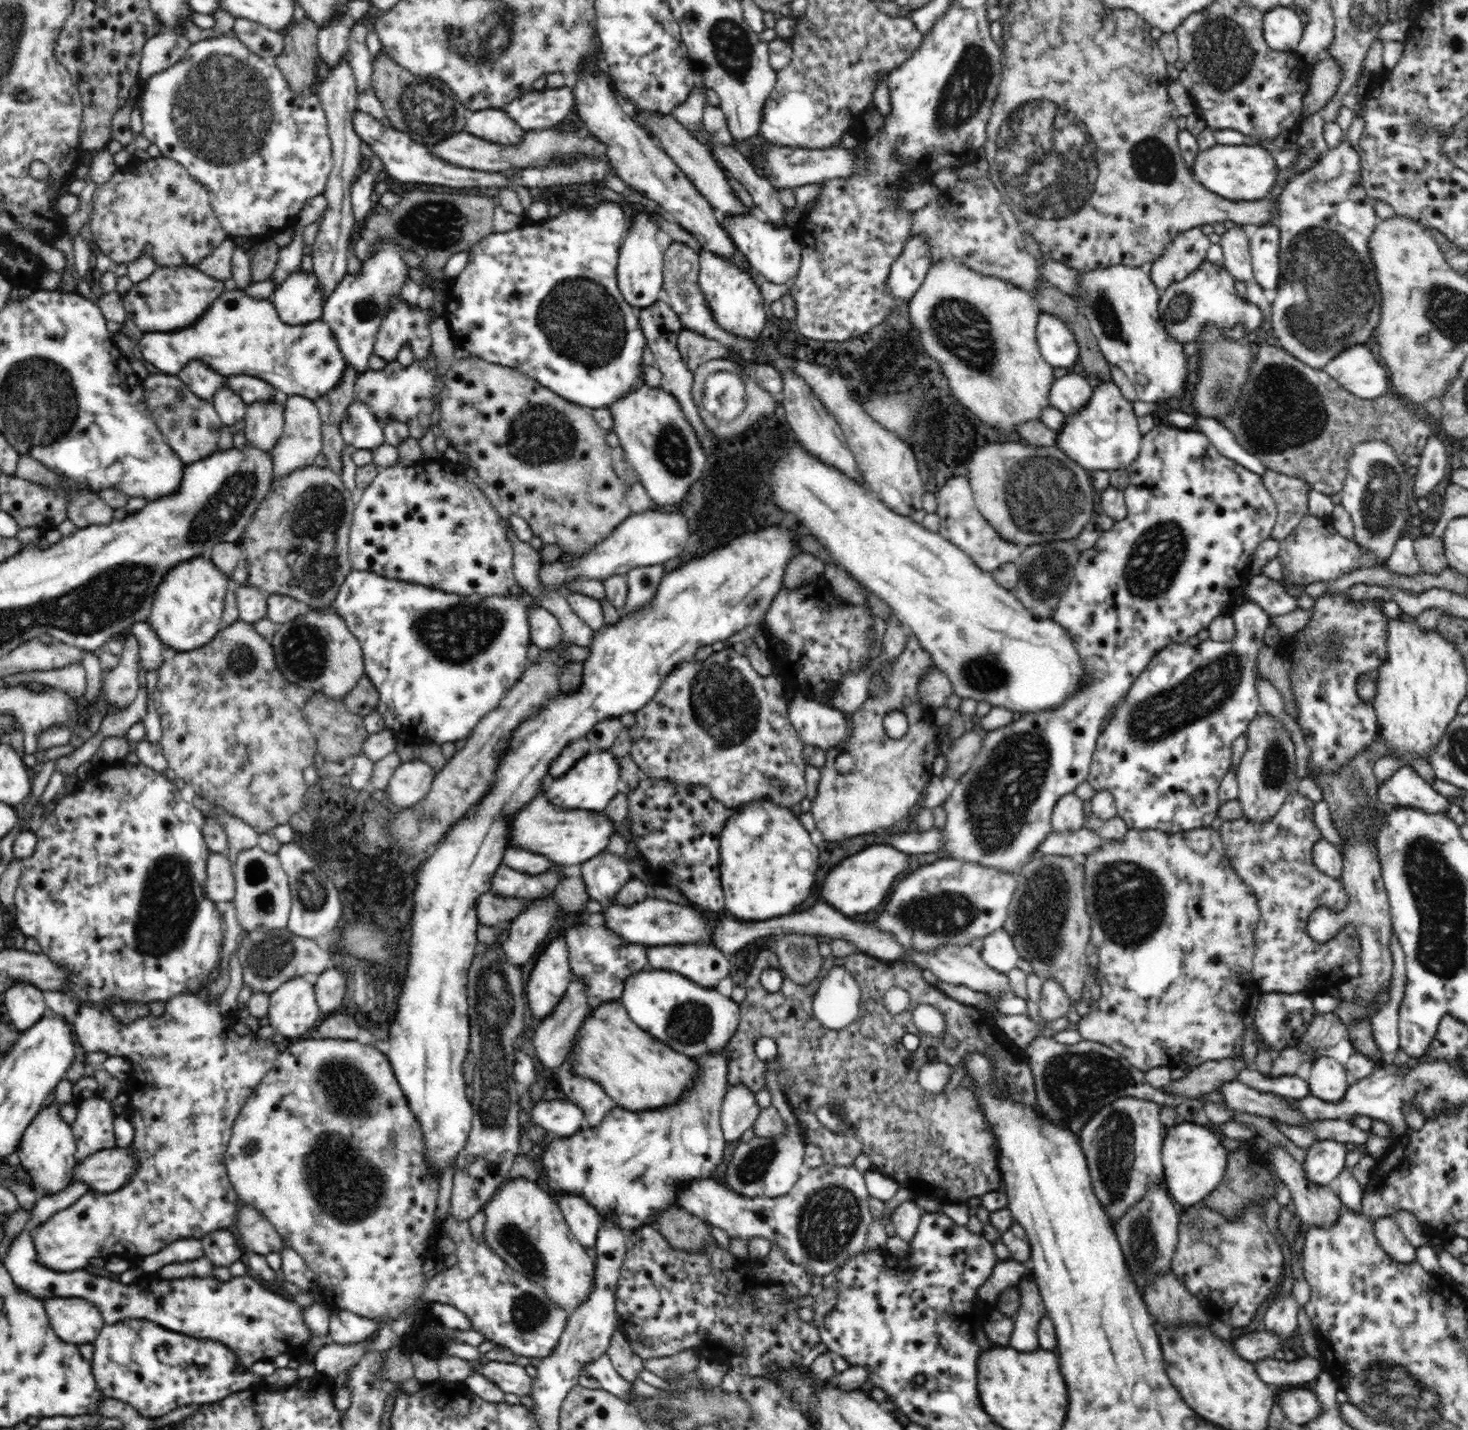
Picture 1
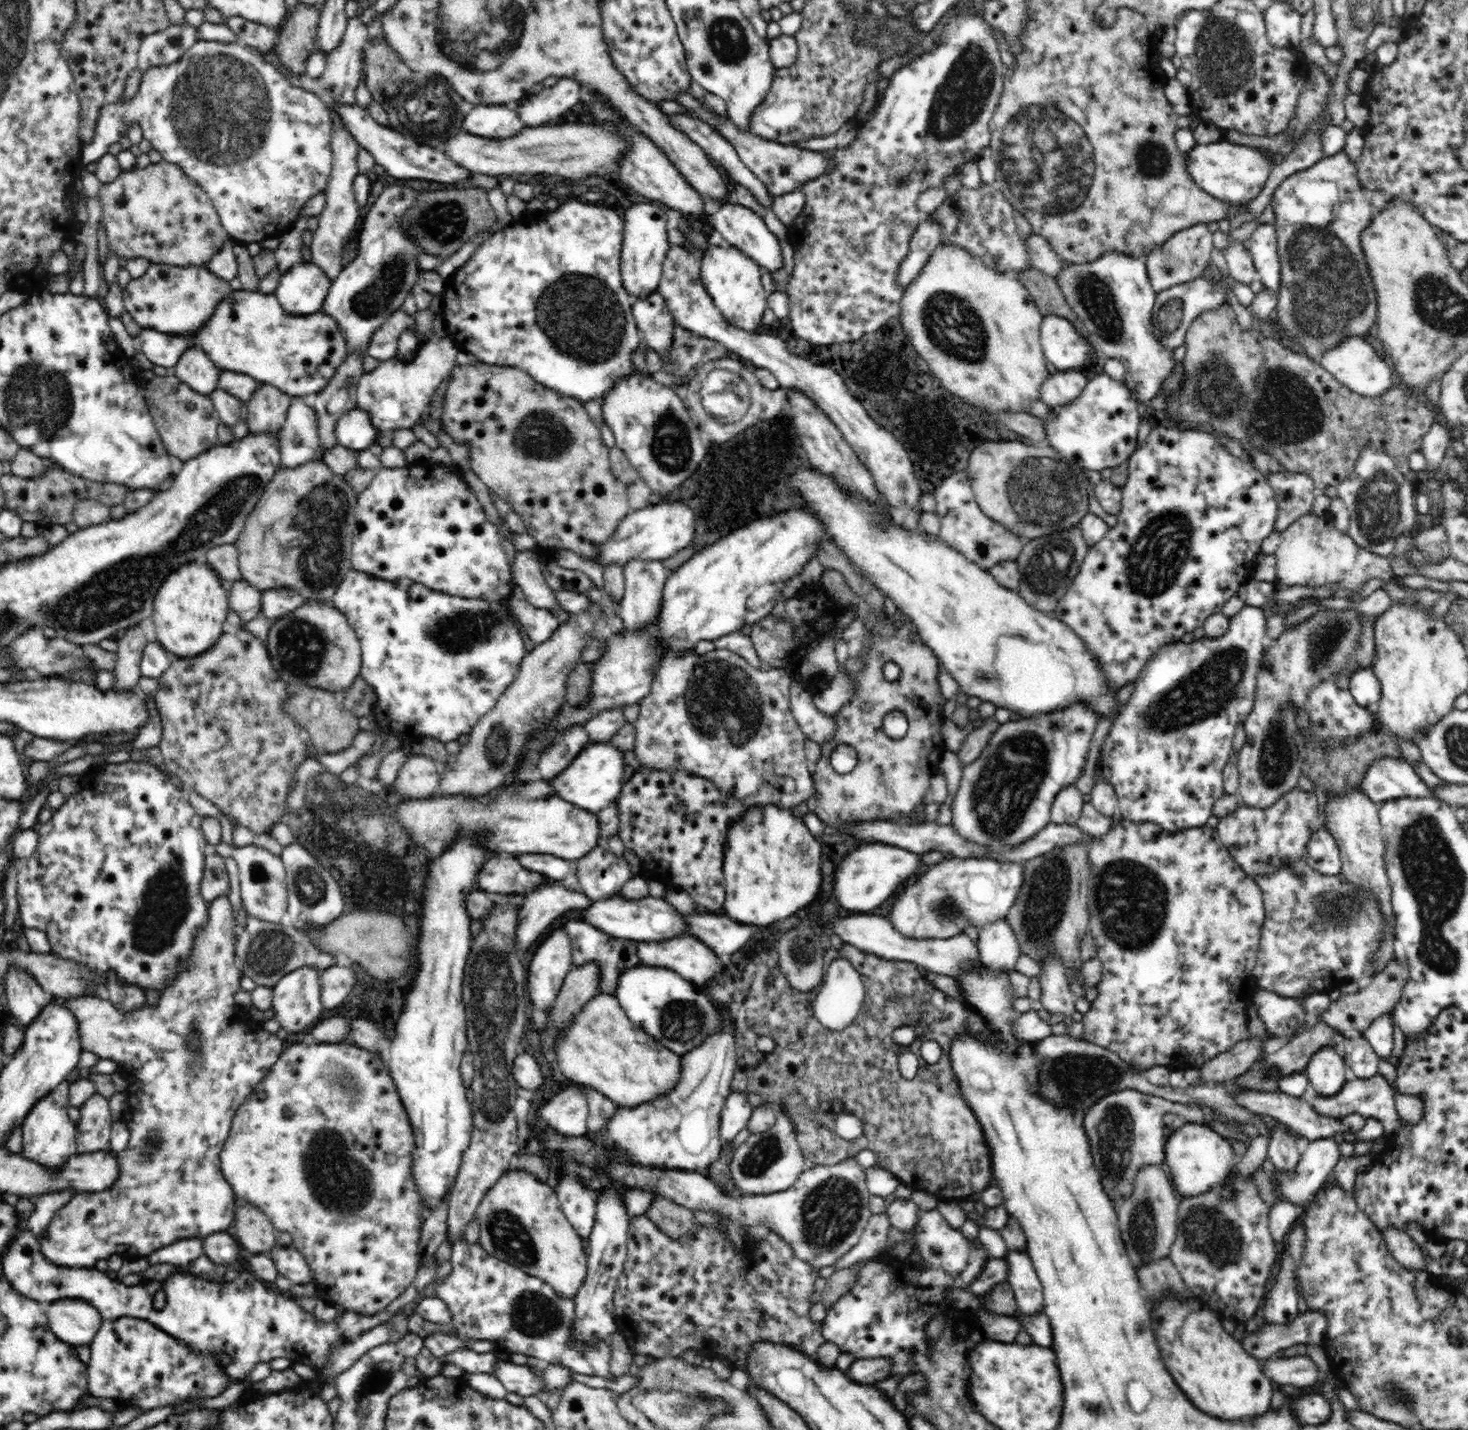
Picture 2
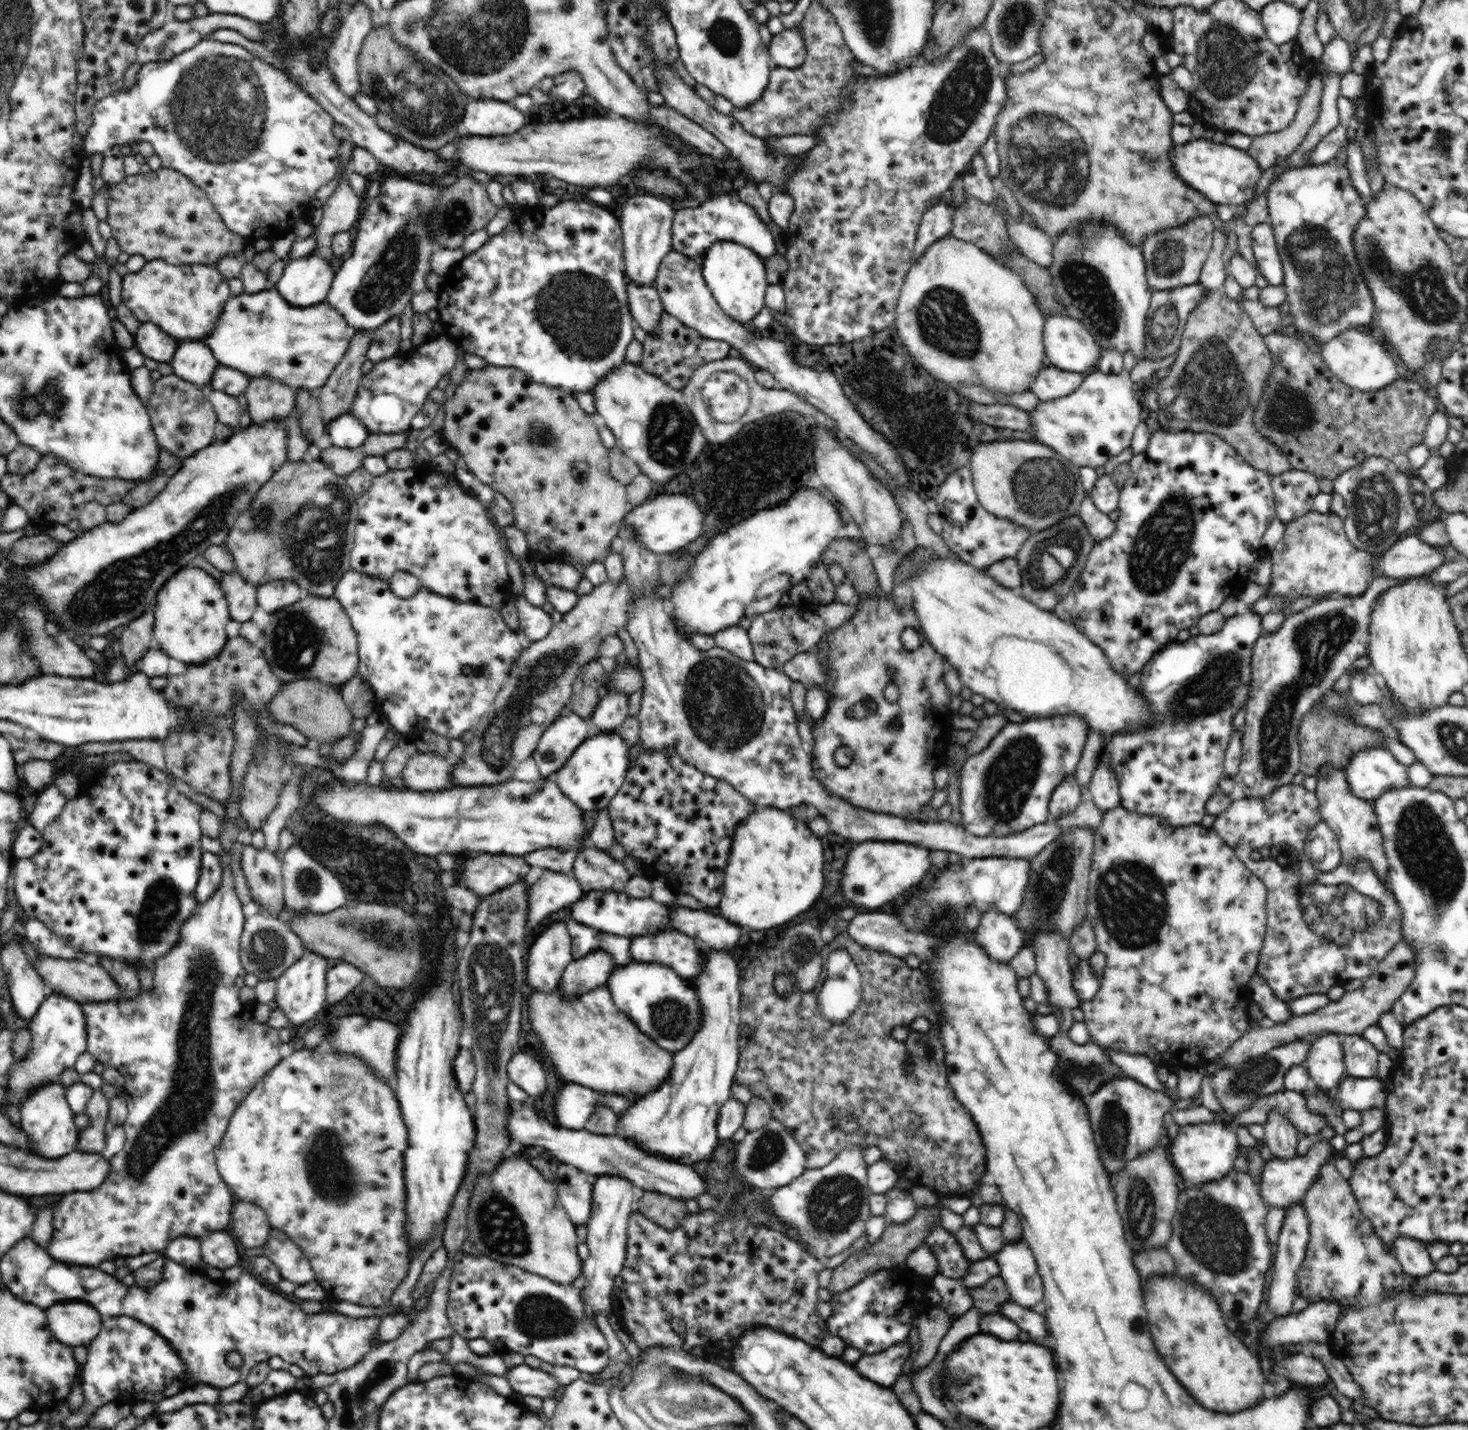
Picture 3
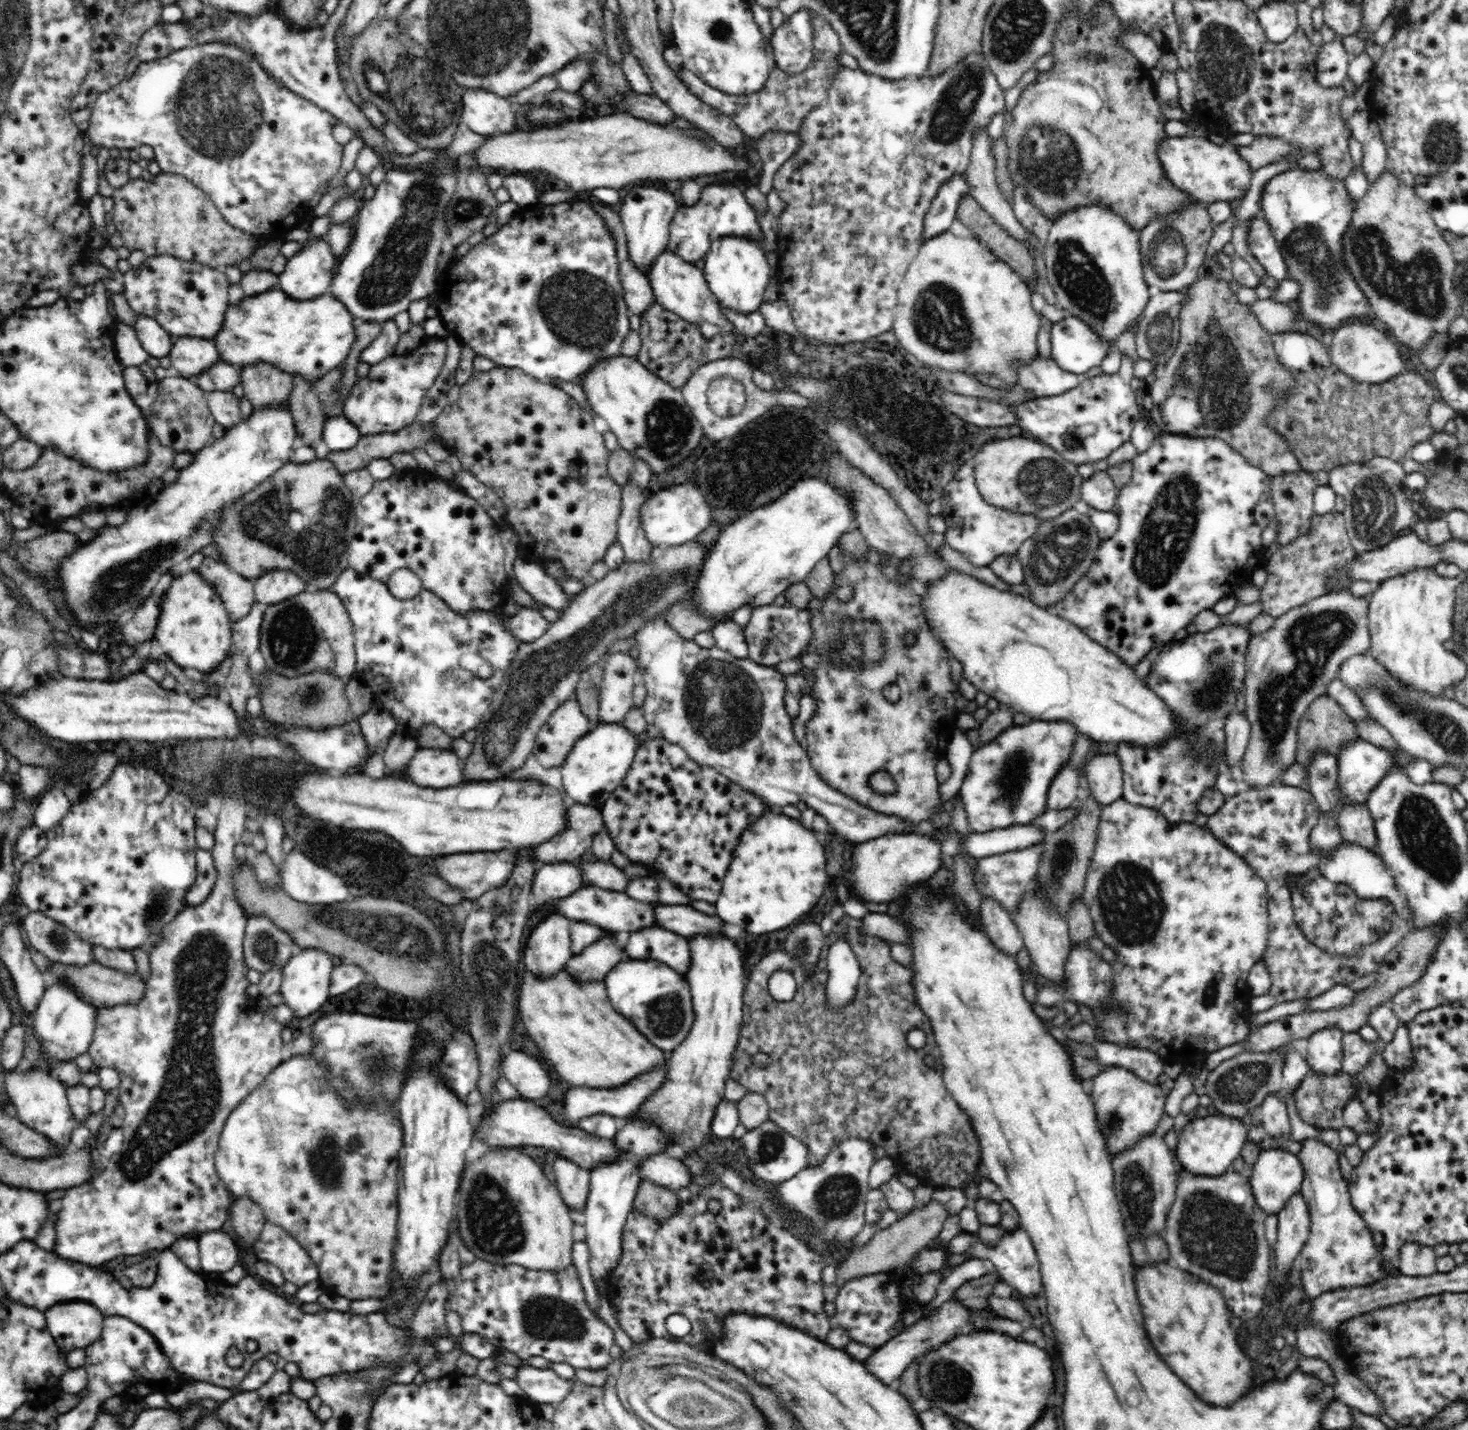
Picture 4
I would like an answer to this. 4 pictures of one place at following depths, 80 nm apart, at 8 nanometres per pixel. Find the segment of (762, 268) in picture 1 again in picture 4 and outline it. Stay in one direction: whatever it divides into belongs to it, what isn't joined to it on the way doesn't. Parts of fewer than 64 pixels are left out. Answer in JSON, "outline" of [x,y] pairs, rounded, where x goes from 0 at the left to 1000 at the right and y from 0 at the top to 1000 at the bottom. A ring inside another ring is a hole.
{"outline":[[[484,128],[478,131],[477,138],[473,143],[465,143],[460,148],[456,162],[454,175],[471,184],[477,182],[482,176],[485,169],[493,166],[506,166],[518,171],[521,169],[515,148],[508,140],[507,135],[497,128]]]}

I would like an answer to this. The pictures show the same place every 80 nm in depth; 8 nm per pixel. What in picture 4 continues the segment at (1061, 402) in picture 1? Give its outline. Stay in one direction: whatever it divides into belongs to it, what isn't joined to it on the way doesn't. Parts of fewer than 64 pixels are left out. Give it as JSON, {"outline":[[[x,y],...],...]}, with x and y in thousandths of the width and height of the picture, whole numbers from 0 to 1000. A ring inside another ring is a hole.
{"outline":[[[706,249],[702,255],[693,256],[695,271],[702,273],[706,278],[725,276],[736,269],[737,263],[723,259],[716,250]]]}

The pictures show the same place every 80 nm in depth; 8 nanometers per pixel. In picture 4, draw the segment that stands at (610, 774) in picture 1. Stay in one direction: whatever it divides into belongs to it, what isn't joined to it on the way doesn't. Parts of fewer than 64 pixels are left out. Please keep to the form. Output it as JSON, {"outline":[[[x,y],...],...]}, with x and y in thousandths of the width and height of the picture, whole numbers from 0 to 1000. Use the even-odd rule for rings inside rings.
{"outline":[[[408,506],[404,511],[394,516],[382,536],[382,544],[386,555],[394,562],[409,566],[426,544],[436,520],[433,513],[431,513],[425,507]]]}

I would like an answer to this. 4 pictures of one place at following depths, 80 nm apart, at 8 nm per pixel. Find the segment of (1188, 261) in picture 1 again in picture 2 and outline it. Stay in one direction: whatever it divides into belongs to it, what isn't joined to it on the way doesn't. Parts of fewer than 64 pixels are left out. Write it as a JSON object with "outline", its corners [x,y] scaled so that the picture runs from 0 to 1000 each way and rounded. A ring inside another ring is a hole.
{"outline":[[[813,157],[813,158],[804,162],[780,179],[783,199],[788,205],[800,199],[815,195],[815,193],[819,192],[821,187],[824,184],[824,176],[829,164],[826,157]]]}

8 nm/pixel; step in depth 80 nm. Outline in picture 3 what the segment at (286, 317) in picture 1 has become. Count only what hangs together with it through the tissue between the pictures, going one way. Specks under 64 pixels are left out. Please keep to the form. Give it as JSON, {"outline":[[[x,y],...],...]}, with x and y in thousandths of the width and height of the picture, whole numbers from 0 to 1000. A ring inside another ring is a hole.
{"outline":[[[214,176],[209,180],[196,182],[187,201],[199,214],[215,214],[222,210],[228,190],[225,183]]]}

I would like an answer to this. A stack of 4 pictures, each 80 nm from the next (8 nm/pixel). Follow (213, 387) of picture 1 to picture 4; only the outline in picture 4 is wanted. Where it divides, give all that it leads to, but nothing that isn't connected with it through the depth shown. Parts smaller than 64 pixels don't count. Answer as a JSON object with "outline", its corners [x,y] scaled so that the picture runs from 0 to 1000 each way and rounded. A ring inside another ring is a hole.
{"outline":[[[132,235],[119,236],[115,250],[116,255],[120,257],[123,264],[130,266],[150,252],[146,240],[144,237]]]}

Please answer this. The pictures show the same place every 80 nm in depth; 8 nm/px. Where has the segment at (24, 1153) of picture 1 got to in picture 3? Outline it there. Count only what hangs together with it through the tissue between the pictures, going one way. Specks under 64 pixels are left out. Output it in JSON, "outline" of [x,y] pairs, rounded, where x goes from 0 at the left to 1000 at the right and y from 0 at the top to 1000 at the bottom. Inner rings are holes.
{"outline":[[[33,757],[26,759],[23,764],[19,764],[19,768],[16,768],[12,772],[14,779],[14,790],[18,793],[22,808],[27,808],[30,810],[41,810],[52,804],[52,797],[55,790],[50,785],[50,778],[45,768],[46,760],[42,757]]]}

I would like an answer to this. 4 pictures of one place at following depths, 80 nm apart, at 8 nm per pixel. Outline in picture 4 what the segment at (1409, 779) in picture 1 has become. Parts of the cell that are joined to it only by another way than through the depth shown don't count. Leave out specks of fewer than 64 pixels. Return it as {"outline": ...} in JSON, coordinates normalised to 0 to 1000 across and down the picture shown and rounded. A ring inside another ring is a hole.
{"outline":[[[927,516],[916,522],[910,530],[911,531],[911,552],[914,555],[913,557],[914,562],[917,562],[917,563],[918,562],[930,562],[935,552],[939,550],[939,547],[944,541],[947,541],[947,538],[953,536],[946,525]]]}

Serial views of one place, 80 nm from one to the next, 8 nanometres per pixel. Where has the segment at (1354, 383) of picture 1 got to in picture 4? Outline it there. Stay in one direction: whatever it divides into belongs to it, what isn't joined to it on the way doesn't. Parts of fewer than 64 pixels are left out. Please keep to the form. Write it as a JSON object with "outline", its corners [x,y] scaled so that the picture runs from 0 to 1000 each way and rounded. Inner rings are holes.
{"outline":[[[925,224],[921,227],[916,227],[909,231],[907,238],[905,239],[906,252],[917,263],[925,268],[940,269],[950,265],[959,256],[958,250],[954,245],[952,240],[944,231],[937,229],[934,224]]]}

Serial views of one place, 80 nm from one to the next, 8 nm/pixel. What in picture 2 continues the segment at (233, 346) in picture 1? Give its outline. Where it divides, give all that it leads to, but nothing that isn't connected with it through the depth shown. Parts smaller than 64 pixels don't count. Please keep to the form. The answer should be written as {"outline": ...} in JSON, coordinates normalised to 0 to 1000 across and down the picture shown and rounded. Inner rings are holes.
{"outline":[[[158,201],[136,231],[129,234],[115,234],[108,231],[97,229],[93,239],[93,245],[97,246],[106,256],[112,256],[117,259],[124,248],[131,242],[138,245],[151,259],[157,259],[160,261],[168,262],[179,269],[187,269],[192,274],[202,278],[215,276],[219,271],[222,271],[226,263],[229,262],[229,257],[238,248],[234,231],[232,231],[230,226],[221,219],[221,217],[217,217],[215,220],[210,220],[210,221],[198,221],[191,214],[187,205],[180,206],[176,203]]]}

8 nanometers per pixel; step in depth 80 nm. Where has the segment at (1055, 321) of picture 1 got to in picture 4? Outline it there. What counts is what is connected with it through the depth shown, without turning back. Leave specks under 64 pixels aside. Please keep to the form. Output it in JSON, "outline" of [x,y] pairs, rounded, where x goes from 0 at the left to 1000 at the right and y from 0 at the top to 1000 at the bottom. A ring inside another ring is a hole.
{"outline":[[[728,220],[725,221],[721,225],[716,225],[715,239],[716,251],[723,259],[736,263],[738,263],[743,257],[749,256],[757,241],[757,239],[751,238],[737,223]]]}

